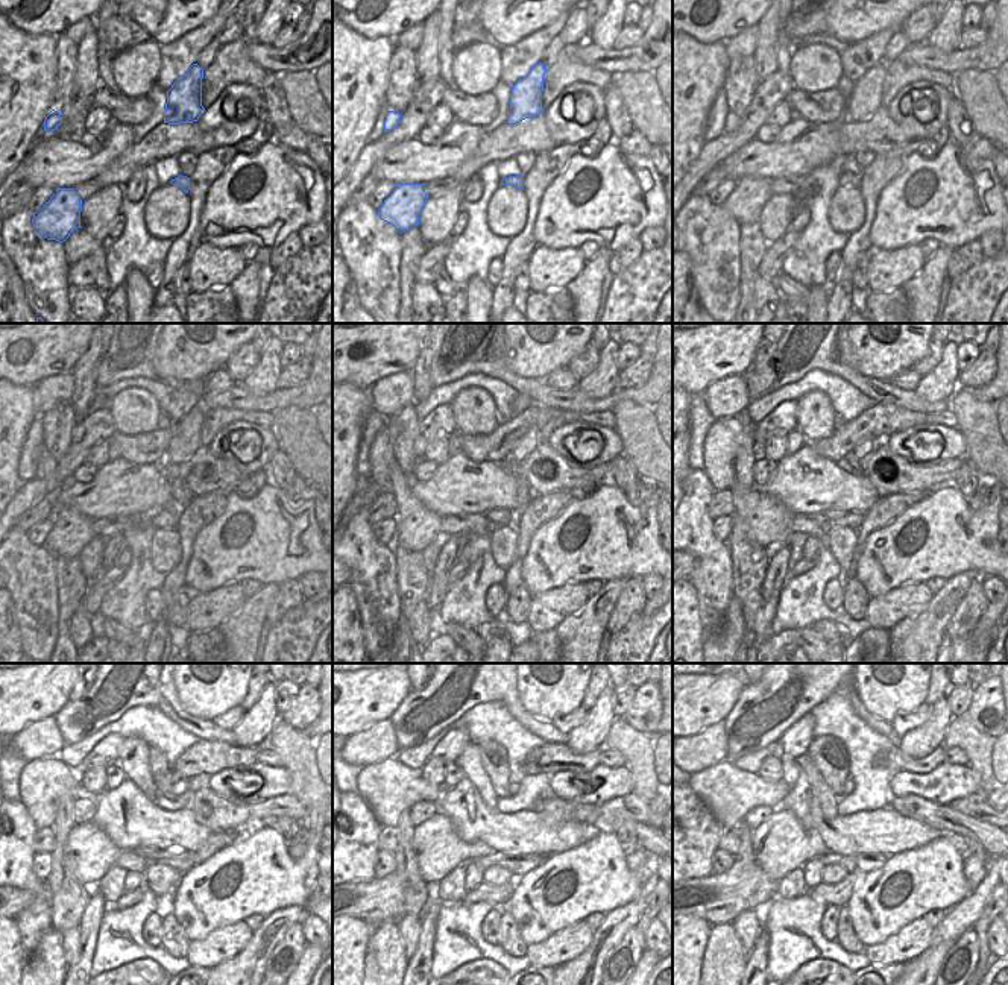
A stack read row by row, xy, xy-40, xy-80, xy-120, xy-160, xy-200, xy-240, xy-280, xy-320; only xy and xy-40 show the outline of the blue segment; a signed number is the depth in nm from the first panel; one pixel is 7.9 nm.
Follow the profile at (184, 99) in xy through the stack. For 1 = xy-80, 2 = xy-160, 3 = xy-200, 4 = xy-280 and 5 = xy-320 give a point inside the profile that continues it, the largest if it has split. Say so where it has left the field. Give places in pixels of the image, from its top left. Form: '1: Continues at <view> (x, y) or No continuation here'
1: Continues at xy-80 (866, 99)
2: Continues at xy-160 (532, 437)
3: Continues at xy-200 (864, 450)
4: Continues at xy-280 (513, 788)
5: Continues at xy-320 (849, 783)

